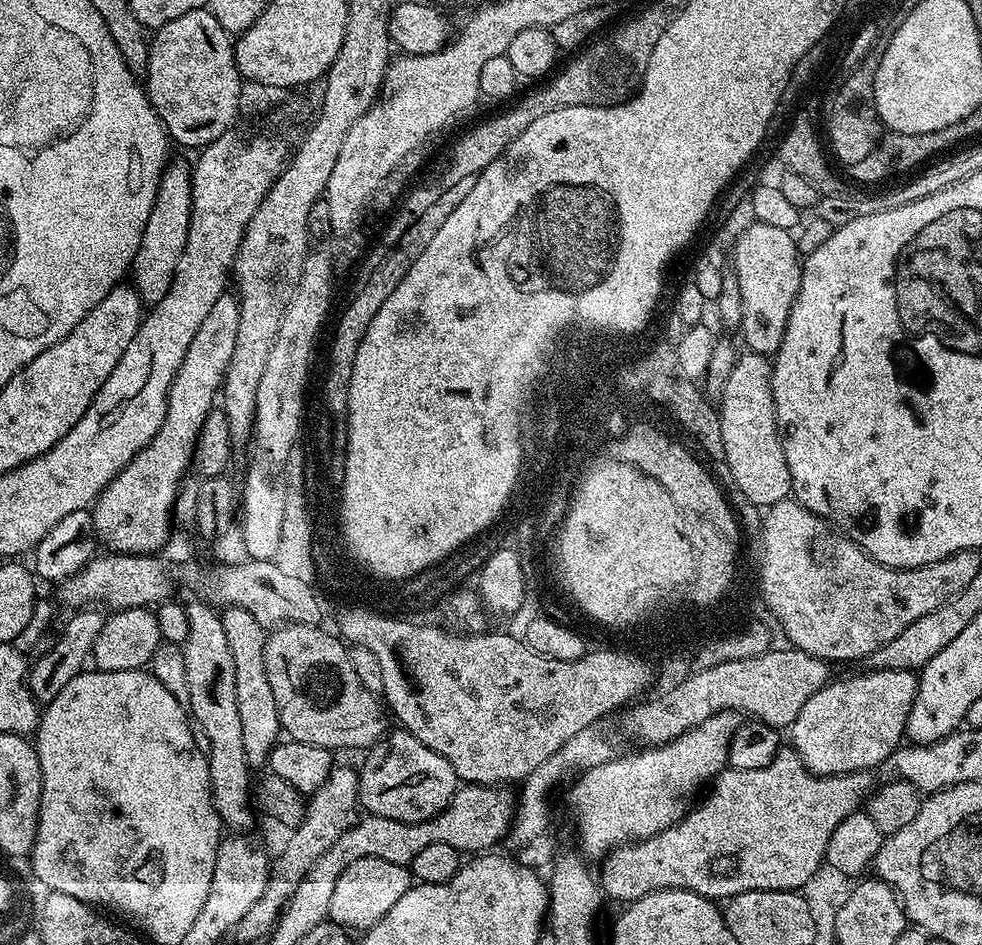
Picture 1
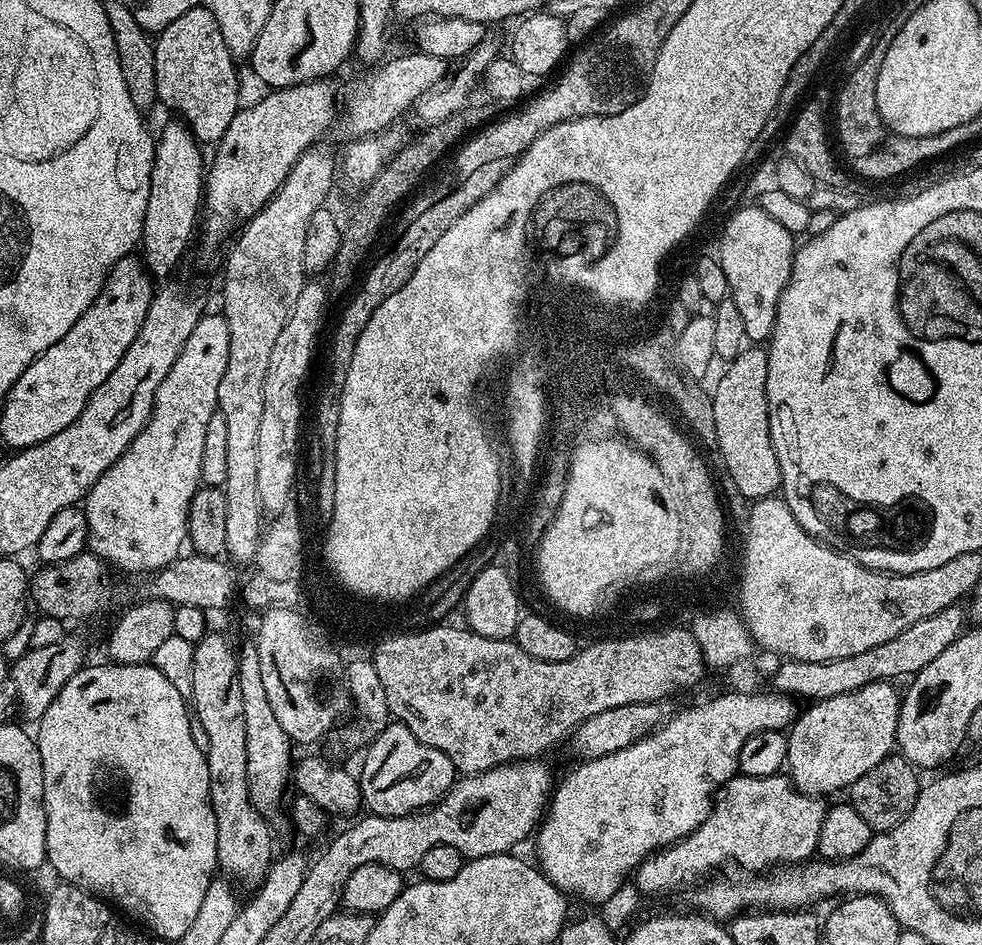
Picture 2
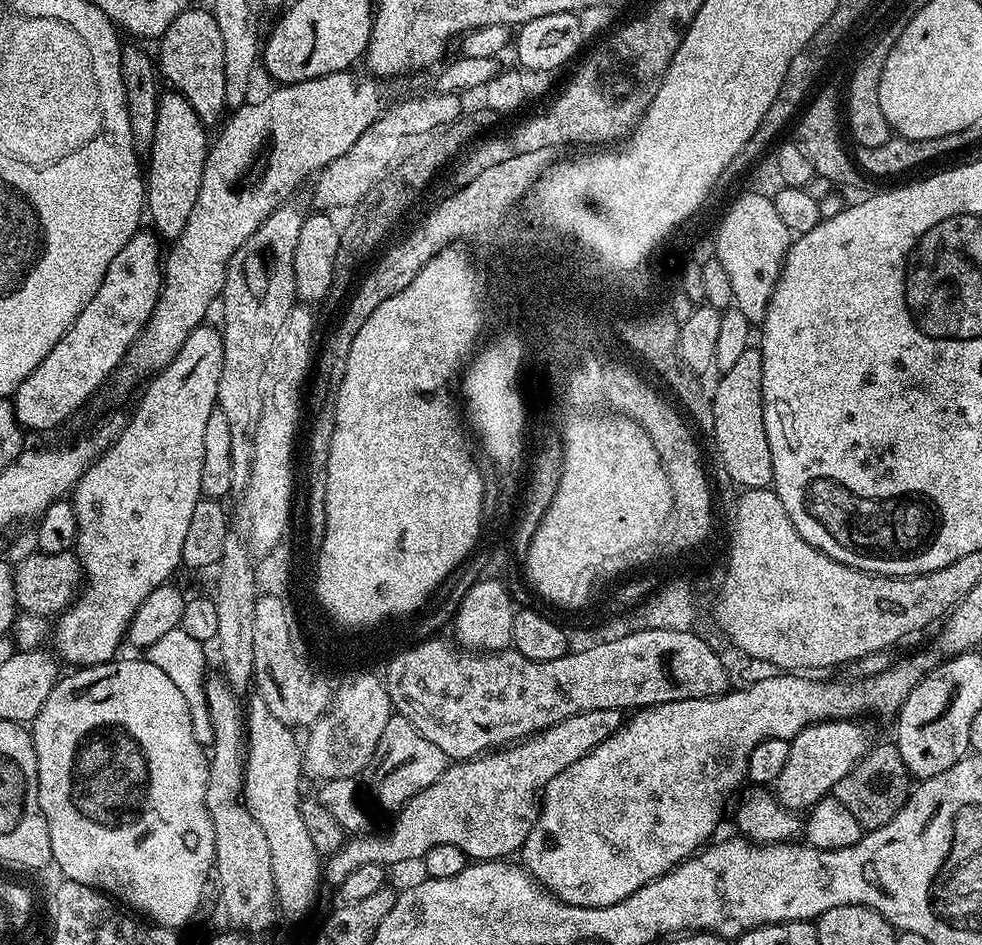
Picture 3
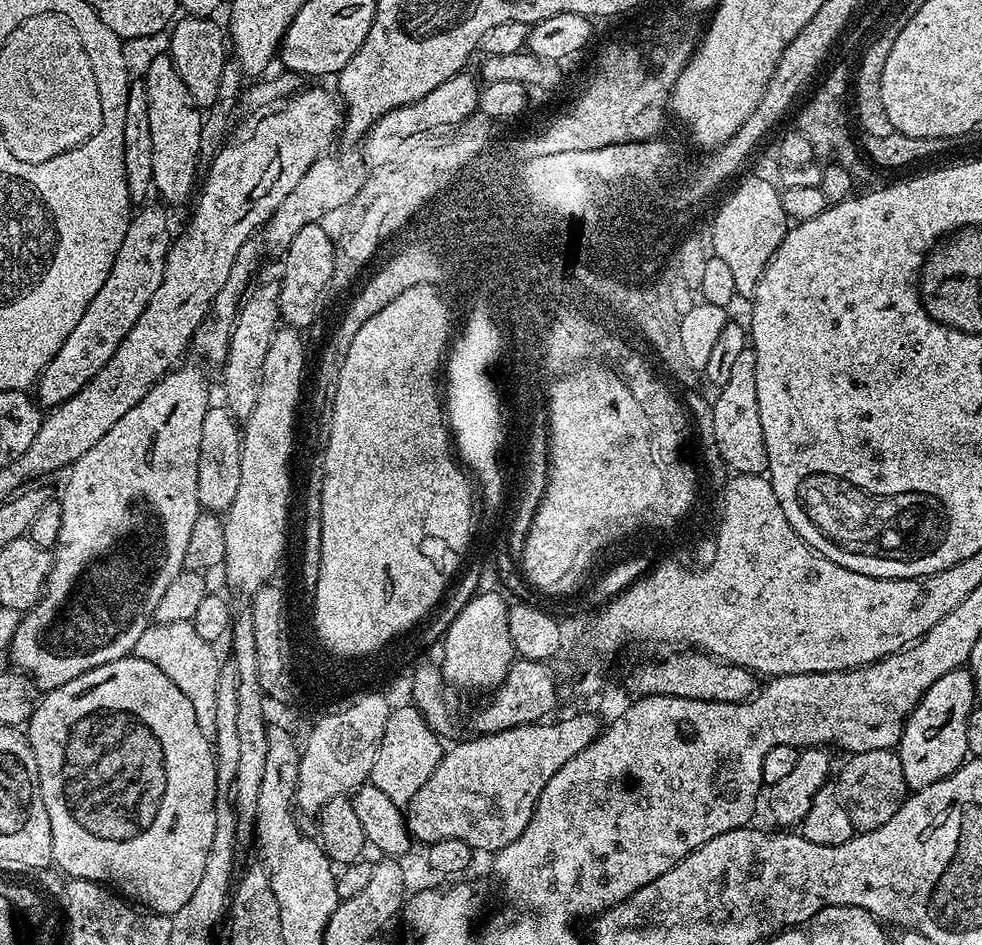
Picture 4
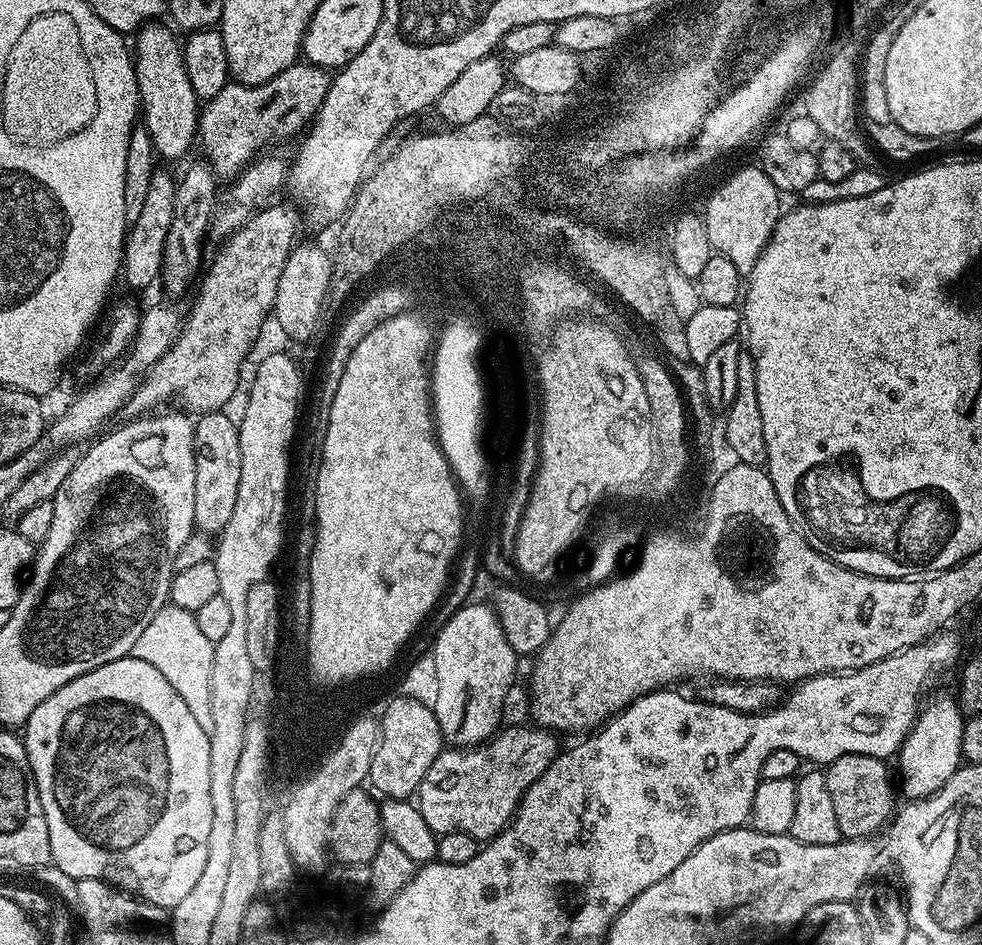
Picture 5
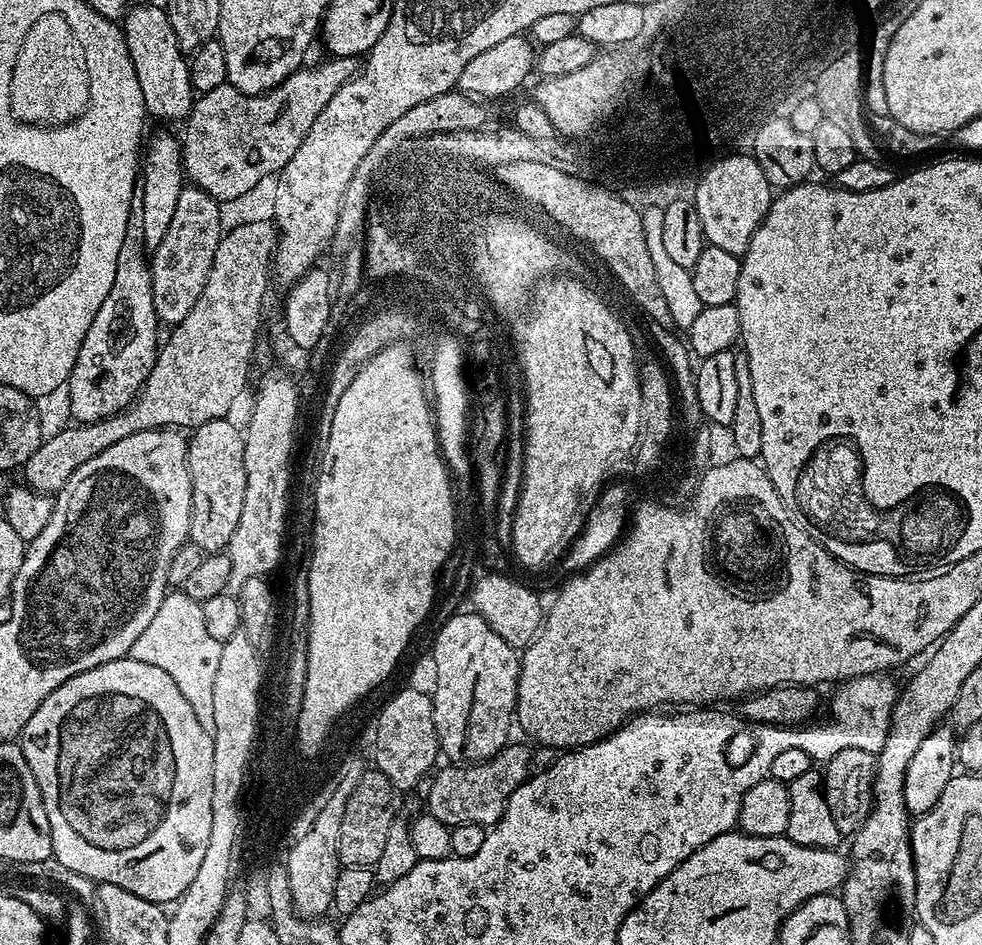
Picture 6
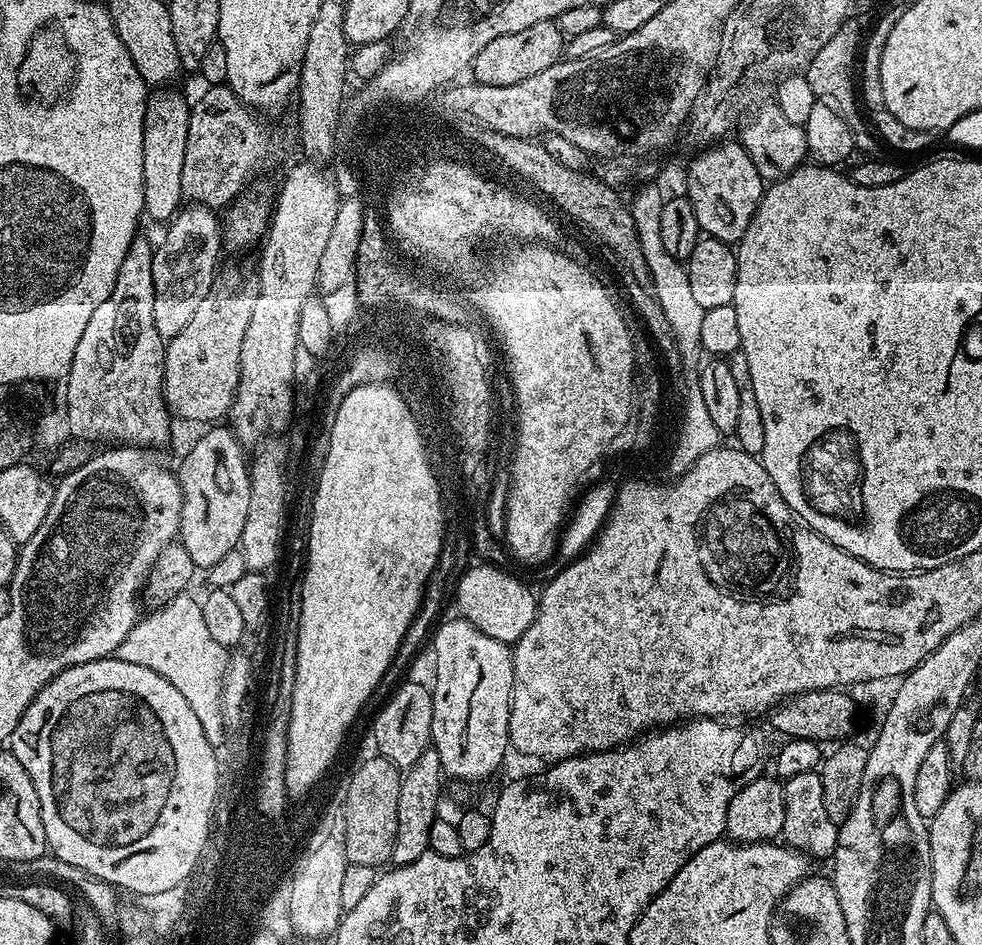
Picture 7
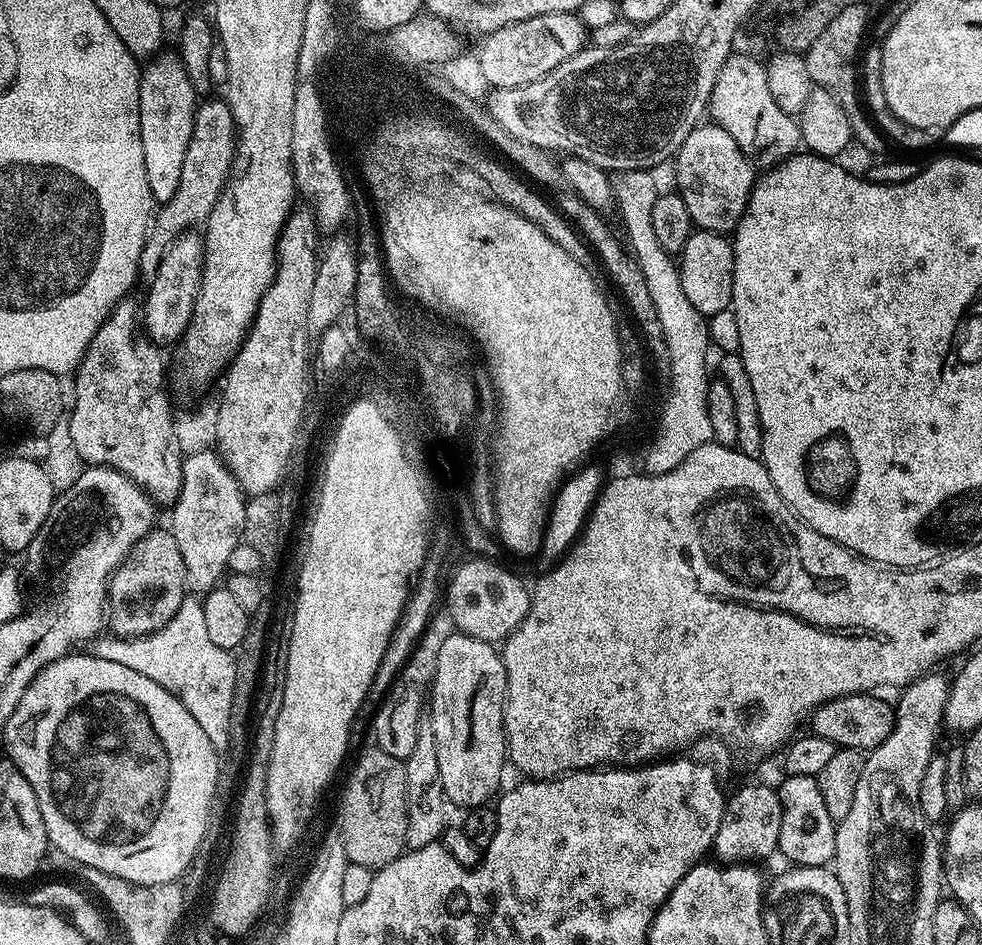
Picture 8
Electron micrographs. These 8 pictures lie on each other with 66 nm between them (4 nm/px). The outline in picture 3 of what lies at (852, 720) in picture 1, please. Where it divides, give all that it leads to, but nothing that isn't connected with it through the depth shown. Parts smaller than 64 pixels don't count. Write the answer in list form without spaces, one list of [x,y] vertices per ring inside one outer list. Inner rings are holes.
[[[821,722],[811,728],[803,728],[790,742],[790,758],[786,760],[786,767],[782,774],[778,774],[774,785],[776,801],[784,808],[797,814],[807,813],[823,796],[829,795],[850,770],[868,753],[870,741],[868,732],[864,728],[855,728],[852,722]]]

